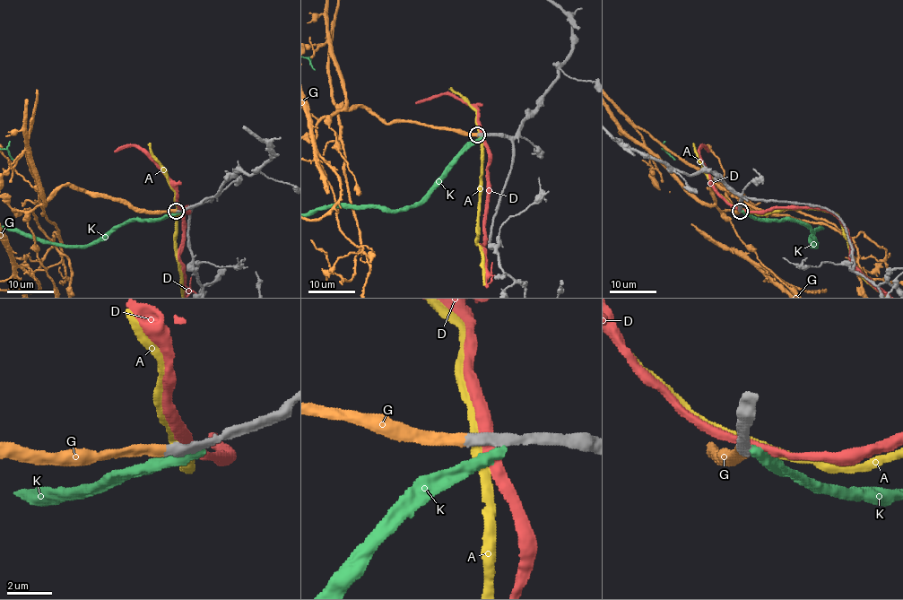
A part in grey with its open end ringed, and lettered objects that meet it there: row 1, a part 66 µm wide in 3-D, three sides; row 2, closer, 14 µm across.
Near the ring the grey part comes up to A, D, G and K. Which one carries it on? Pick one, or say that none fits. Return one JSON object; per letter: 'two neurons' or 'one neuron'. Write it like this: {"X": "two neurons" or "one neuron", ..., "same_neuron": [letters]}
{"A": "two neurons", "D": "two neurons", "G": "one neuron", "K": "two neurons", "same_neuron": ["G"]}

